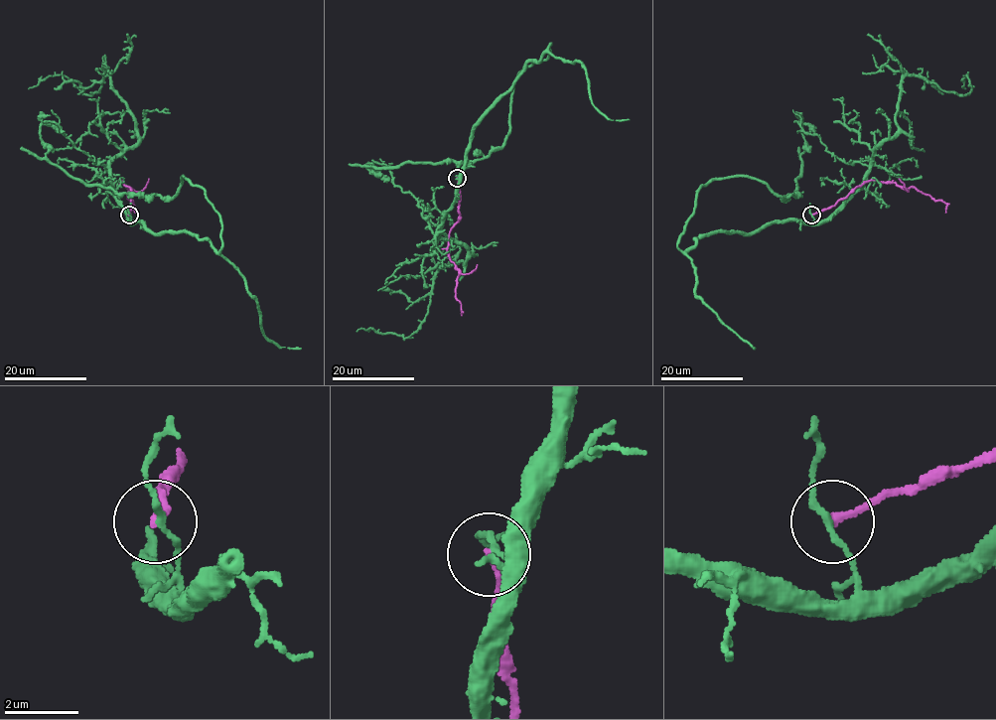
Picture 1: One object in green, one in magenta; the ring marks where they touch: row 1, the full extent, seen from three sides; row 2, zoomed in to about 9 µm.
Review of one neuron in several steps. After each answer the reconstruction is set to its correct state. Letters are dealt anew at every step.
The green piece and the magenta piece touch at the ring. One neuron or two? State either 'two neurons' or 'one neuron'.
two neurons

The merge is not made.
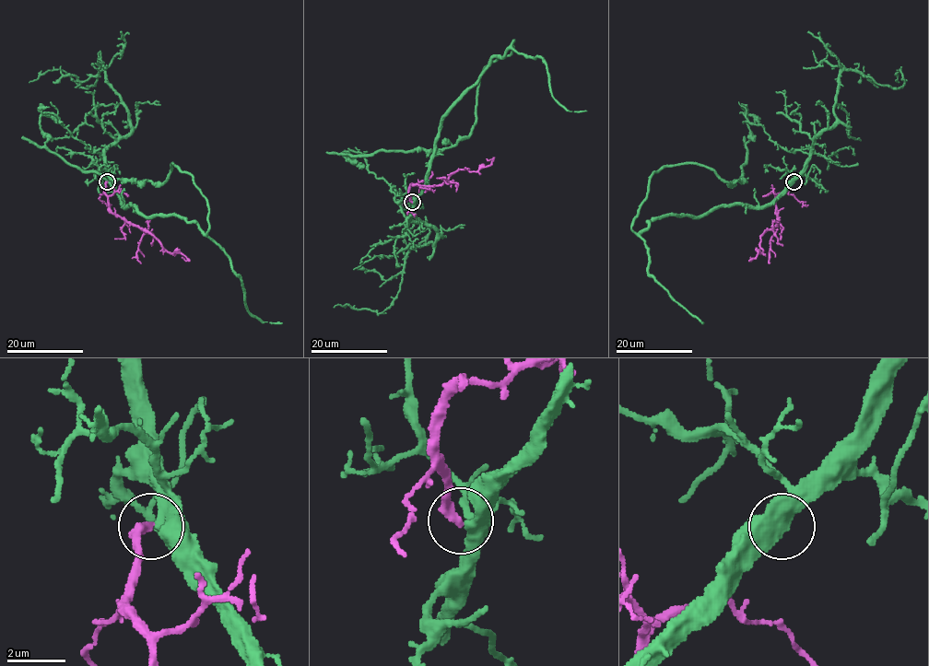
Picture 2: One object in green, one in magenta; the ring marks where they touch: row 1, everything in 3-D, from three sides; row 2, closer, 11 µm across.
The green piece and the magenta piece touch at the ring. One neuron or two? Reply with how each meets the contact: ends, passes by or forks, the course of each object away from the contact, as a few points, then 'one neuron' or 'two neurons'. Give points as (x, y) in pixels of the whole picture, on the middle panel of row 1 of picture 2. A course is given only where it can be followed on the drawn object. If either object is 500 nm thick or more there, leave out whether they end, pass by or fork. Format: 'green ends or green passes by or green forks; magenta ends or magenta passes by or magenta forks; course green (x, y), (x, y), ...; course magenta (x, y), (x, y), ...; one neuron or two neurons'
green passes by; magenta ends; course green (413, 202), (440, 121), (513, 40), (511, 52), (479, 75), (466, 138), (440, 149), (345, 156), (364, 168); course magenta (412, 202), (409, 192), (412, 185), (440, 185), (459, 169), (473, 171), (488, 167), (493, 160), (487, 158); one neuron

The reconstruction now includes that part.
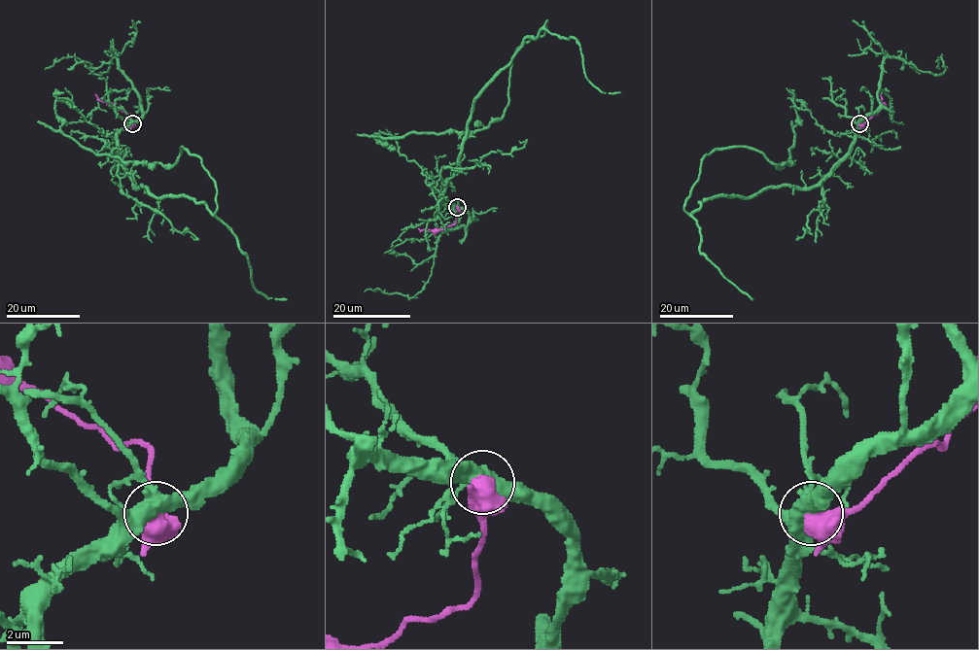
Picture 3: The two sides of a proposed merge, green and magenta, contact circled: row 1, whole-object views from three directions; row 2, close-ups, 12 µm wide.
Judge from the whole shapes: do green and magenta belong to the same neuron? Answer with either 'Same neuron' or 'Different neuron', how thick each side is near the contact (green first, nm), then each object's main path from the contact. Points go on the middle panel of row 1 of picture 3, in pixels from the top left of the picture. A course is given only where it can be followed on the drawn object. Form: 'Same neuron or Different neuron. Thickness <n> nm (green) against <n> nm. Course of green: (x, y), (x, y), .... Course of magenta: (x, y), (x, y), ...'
Different neuron. Thickness 480 nm (green) against 750 nm. Course of green: (457, 207), (441, 198), (473, 100), (546, 20), (512, 56), (499, 119), (375, 138), (395, 150). Course of magenta: (457, 207), (454, 223), (441, 229), (418, 228)

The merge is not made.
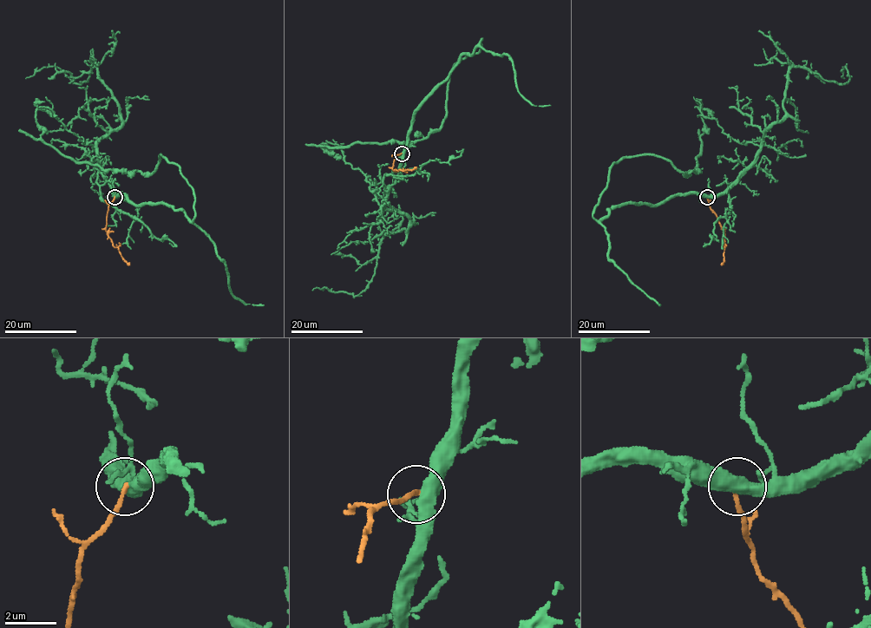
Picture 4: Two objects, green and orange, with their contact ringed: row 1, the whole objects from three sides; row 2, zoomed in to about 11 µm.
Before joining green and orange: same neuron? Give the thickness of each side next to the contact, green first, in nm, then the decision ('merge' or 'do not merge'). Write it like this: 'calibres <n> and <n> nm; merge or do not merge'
calibres 480 and 170 nm; do not merge

